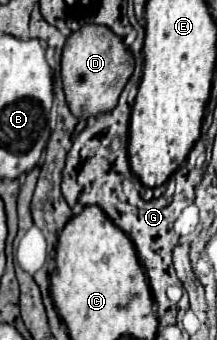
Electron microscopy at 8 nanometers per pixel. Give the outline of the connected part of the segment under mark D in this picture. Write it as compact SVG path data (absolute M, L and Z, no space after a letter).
M94 23L82 25L66 39L60 75L66 101L74 117L88 119L98 113L112 111L132 73L134 73L134 55L110 27Z

